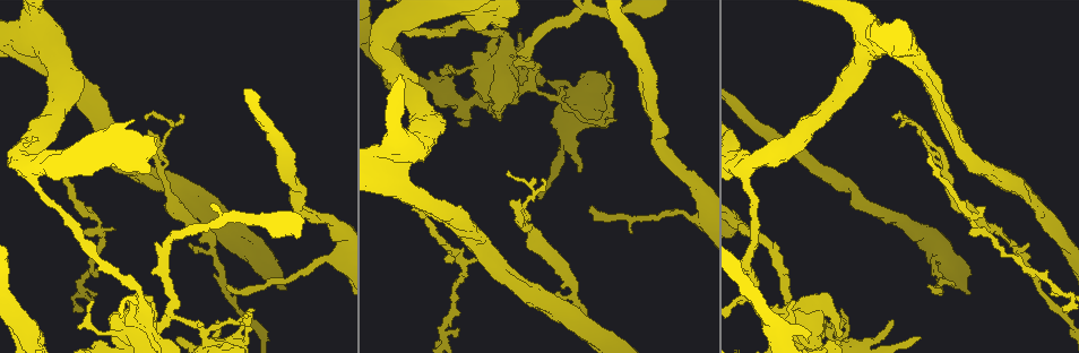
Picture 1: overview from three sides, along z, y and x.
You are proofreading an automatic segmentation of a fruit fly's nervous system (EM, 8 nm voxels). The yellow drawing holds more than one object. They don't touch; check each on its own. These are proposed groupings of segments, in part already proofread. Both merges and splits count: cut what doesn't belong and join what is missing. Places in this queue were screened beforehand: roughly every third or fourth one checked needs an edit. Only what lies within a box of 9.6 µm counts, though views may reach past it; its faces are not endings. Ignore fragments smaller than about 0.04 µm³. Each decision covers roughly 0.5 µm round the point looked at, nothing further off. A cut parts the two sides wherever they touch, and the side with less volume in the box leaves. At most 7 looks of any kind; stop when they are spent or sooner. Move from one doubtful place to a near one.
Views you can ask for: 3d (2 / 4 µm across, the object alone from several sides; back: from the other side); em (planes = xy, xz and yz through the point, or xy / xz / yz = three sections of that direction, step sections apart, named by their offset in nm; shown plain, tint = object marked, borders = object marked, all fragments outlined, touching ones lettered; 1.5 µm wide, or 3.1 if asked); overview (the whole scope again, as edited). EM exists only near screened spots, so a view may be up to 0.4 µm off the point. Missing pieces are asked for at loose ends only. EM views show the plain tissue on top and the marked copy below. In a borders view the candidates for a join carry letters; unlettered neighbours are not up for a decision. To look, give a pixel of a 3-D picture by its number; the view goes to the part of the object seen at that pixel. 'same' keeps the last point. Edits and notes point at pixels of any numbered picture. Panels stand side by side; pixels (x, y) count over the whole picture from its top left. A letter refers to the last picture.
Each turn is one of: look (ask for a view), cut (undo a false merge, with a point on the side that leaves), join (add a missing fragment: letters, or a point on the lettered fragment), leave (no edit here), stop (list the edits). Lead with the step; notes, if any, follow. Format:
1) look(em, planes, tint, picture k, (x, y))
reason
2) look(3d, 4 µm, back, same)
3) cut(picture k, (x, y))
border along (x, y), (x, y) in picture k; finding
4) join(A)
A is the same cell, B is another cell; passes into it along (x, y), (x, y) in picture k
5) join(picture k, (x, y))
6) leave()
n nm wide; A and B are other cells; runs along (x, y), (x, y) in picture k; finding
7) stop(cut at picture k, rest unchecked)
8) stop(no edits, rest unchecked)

look(3d, 2 µm, back, picture 1, (229, 284))
end of a long branch

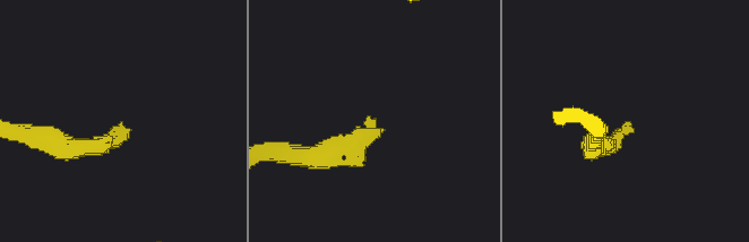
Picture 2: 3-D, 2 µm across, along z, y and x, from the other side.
look(em, 3.1 µm, xy, step 16, borders, picture 2, (372, 121))
need the tissue

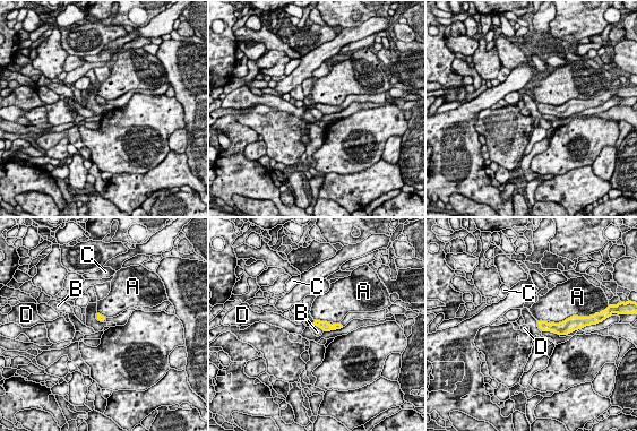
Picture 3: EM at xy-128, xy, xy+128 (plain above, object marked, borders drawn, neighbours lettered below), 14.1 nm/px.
look(em, 3.1 µm, planes, borders, same)
another direction

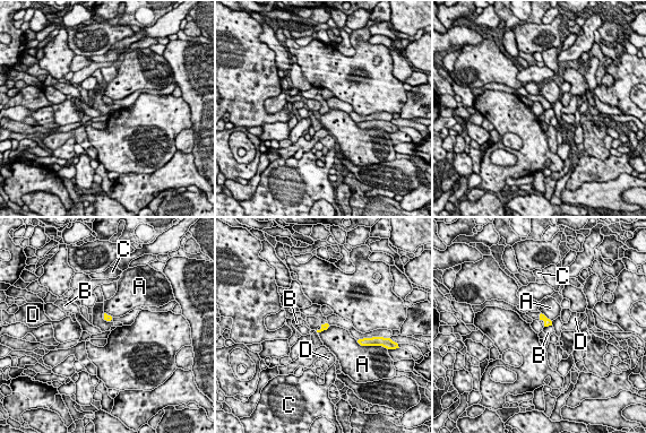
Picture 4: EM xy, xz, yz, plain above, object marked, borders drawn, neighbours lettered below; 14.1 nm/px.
leave()
90 nm wide; A, B, C and D are other cells; no lettered fragment goes on from it

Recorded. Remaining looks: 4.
look(em, planes, borders, picture 1, (558, 262))
sudden change in width

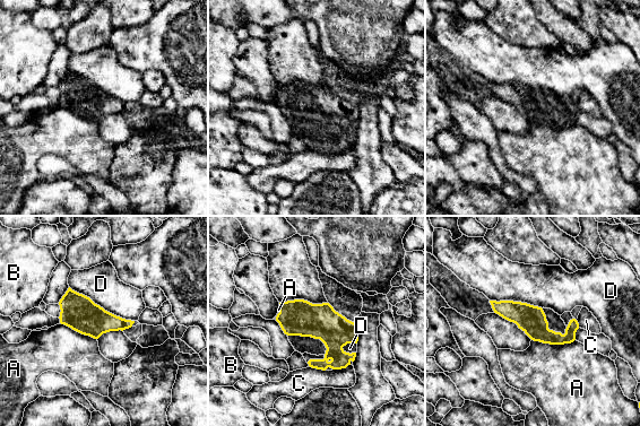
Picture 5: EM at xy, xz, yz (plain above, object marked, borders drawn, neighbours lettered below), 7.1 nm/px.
leave()
200 nm wide; A, B, C and D are other cells; border along (69, 286), (105, 310), (133, 321) in picture 5; one neuron here

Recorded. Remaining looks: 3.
look(em, planes, borders, picture 1, (180, 117))

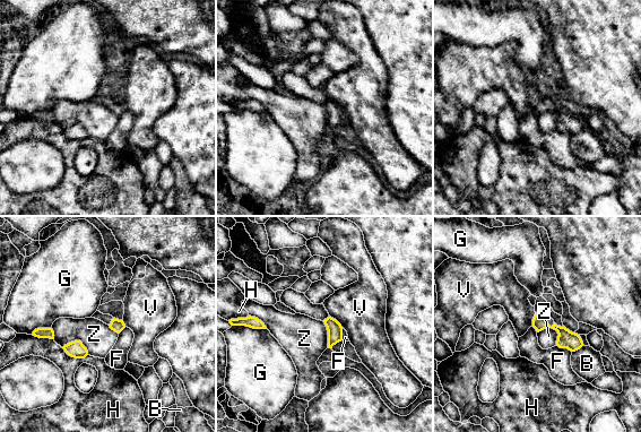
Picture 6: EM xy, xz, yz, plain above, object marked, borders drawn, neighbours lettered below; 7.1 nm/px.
leave()
H touches over 200 nm; B, F, G, H, V and Z are other cells; runs along (536, 319), (579, 344) in picture 6; none of them fits

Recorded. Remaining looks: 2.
stop(no edits, rest unchecked)

